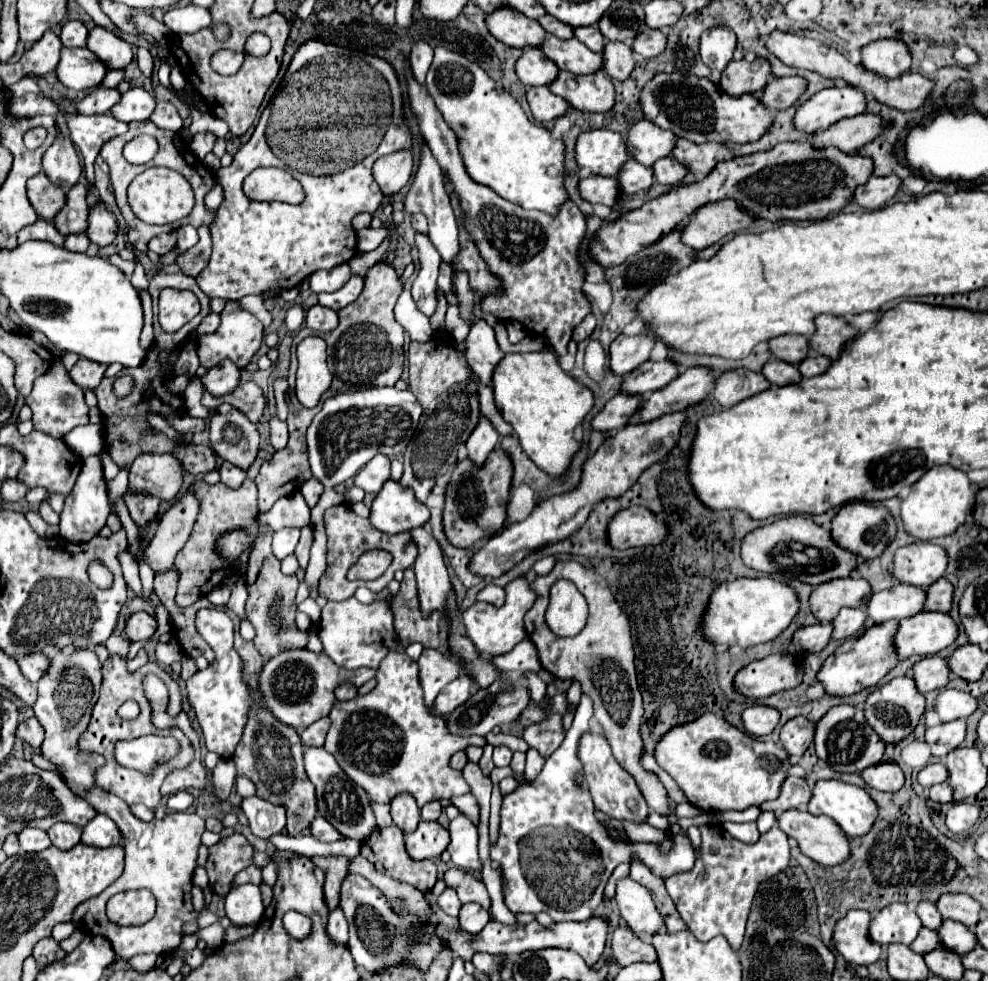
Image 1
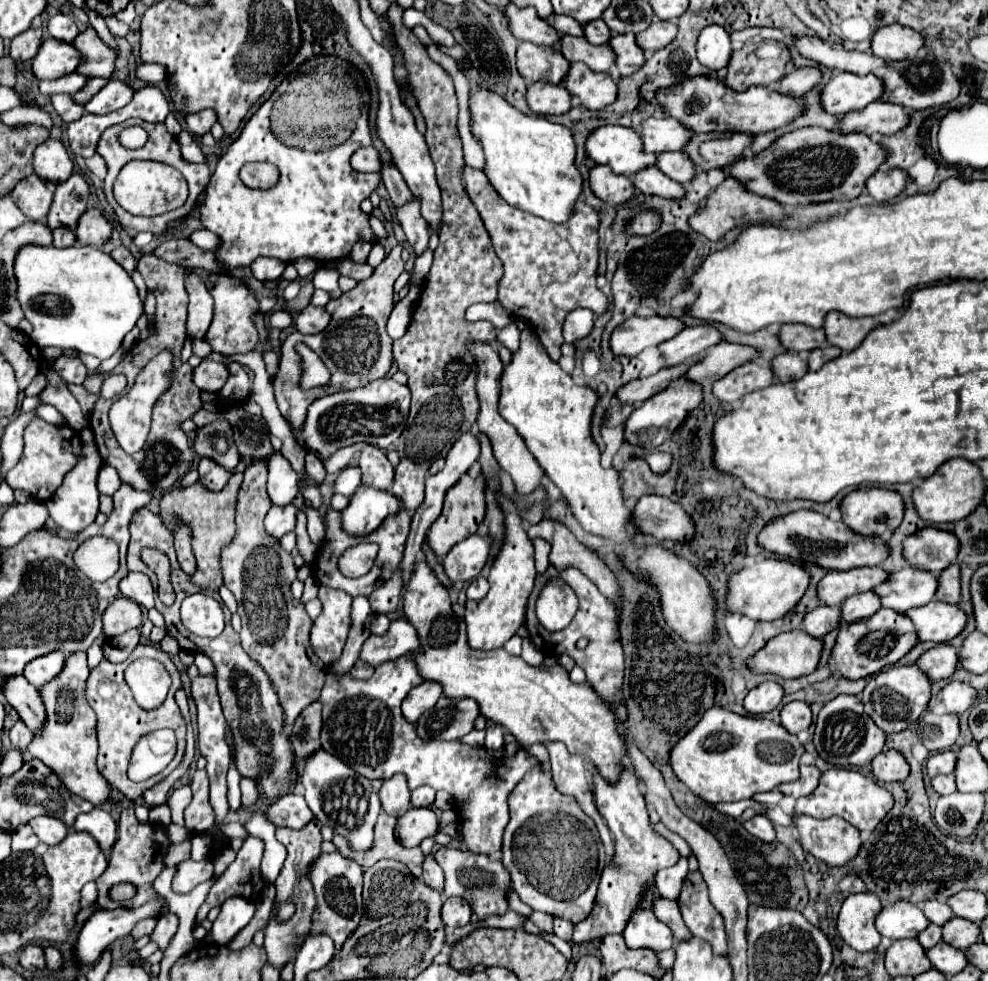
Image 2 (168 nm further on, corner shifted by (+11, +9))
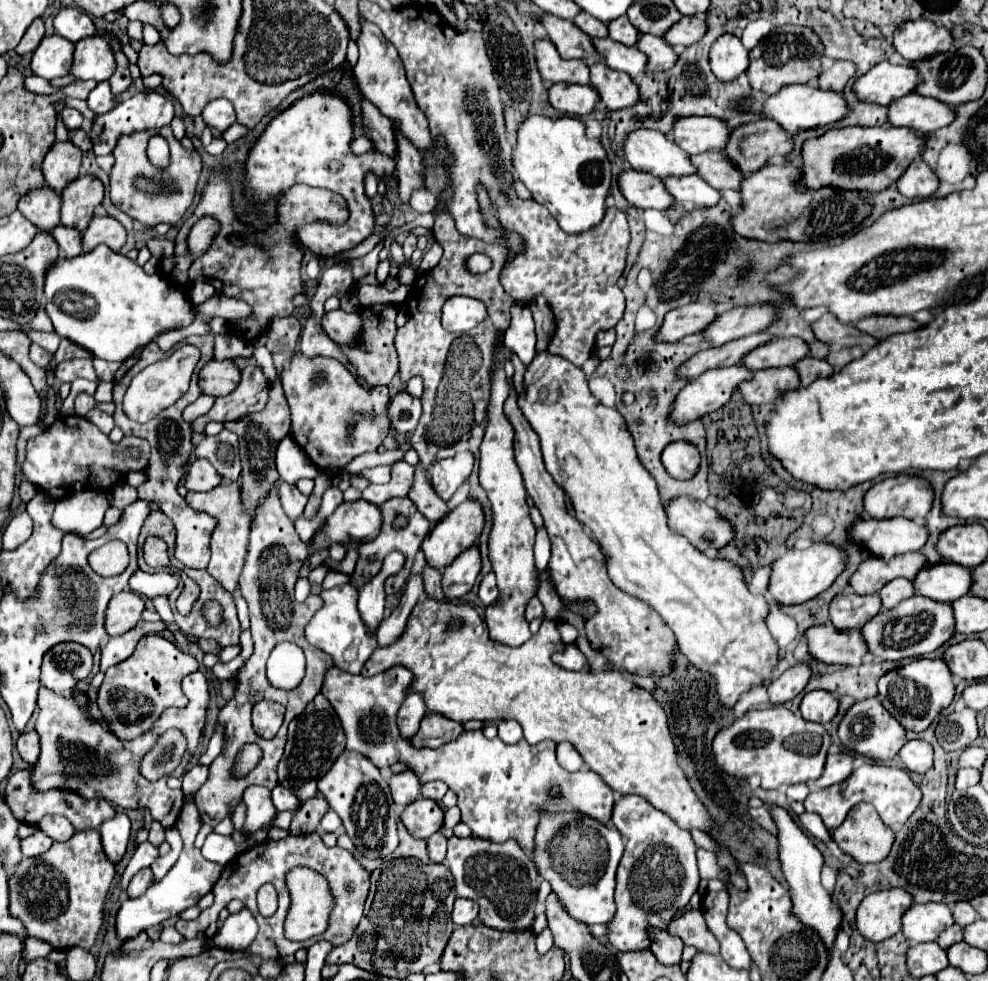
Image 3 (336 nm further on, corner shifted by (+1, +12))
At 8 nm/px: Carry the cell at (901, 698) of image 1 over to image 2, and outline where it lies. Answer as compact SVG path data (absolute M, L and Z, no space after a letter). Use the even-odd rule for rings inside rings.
M901 665L901 667L889 667L875 677L869 679L861 693L861 701L865 705L865 713L875 721L879 729L883 729L887 735L907 729L911 723L919 719L919 715L925 711L931 697L931 681L925 677L925 673L917 665Z

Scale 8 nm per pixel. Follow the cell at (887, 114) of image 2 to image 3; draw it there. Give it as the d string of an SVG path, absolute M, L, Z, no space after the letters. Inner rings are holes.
M907 94L889 106L889 124L931 134L955 120L955 106L929 96Z

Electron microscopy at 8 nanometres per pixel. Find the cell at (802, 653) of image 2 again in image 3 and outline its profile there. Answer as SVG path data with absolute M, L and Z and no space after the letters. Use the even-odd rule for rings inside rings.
M831 622L807 630L809 654L825 664L859 666L867 654L861 630L837 630Z

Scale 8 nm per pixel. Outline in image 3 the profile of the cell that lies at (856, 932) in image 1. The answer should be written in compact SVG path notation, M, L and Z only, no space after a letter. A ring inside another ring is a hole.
M903 888L869 894L857 908L857 928L871 942L887 940L901 930L903 912L911 904L911 892L903 892Z

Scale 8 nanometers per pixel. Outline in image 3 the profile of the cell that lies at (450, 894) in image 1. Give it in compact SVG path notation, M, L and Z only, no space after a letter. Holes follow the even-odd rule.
M441 830L435 832L431 838L427 838L427 852L429 852L429 858L433 862L443 862L445 860L447 838L445 838L445 834Z

